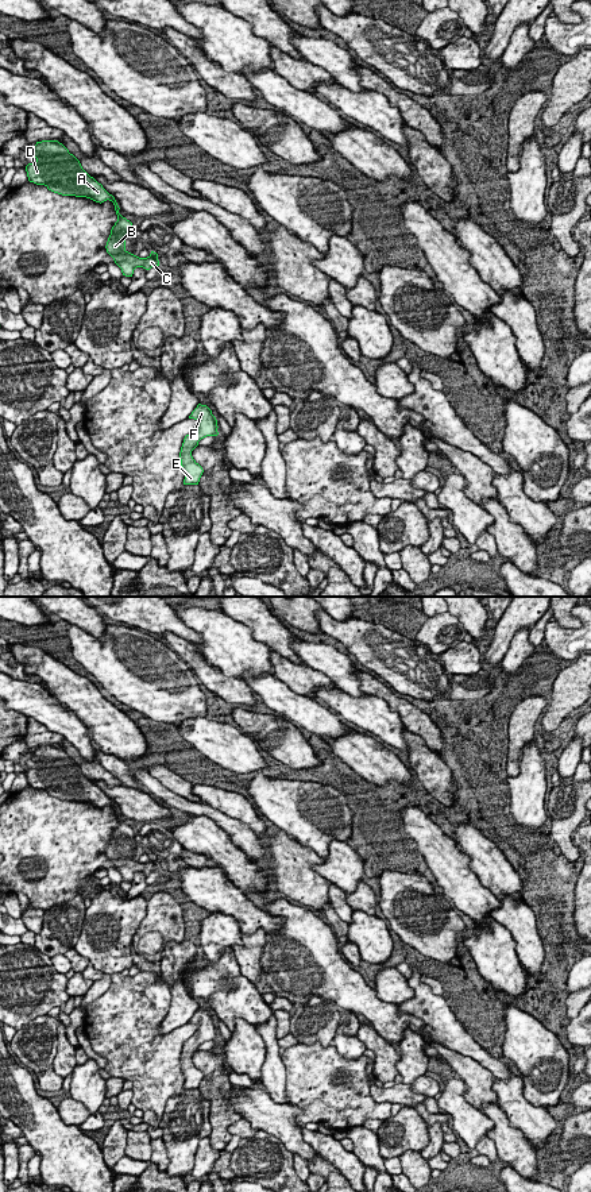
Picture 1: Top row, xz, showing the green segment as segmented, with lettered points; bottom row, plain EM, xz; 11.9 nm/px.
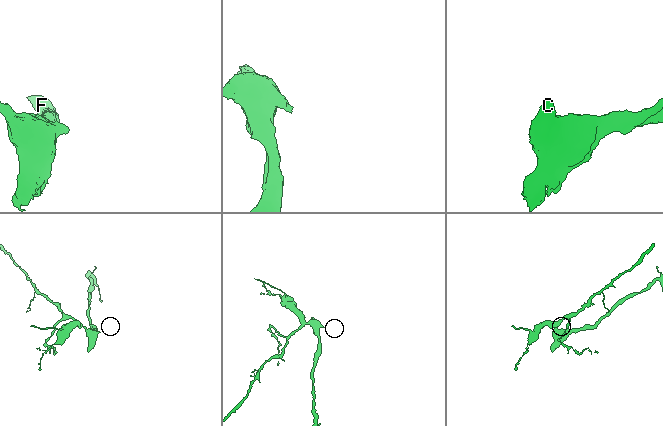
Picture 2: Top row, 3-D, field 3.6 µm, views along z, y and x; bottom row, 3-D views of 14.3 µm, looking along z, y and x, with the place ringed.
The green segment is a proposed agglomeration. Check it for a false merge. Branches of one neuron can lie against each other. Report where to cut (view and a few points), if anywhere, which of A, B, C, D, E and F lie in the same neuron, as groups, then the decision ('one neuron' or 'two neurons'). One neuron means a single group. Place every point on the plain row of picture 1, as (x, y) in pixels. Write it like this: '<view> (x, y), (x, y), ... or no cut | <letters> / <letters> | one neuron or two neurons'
no cut | A B C D E F | one neuron

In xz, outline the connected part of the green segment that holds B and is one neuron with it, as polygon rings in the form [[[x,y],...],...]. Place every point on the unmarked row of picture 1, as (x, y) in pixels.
[[[58,745],[36,747],[32,752],[35,768],[26,771],[30,787],[45,790],[49,795],[62,801],[86,802],[96,807],[112,806],[117,826],[111,834],[107,857],[121,873],[123,880],[132,882],[136,872],[150,875],[159,871],[158,859],[151,856],[147,863],[139,863],[125,855],[125,842],[131,841],[132,828],[119,818],[119,810],[101,788],[90,782],[80,765]]]

